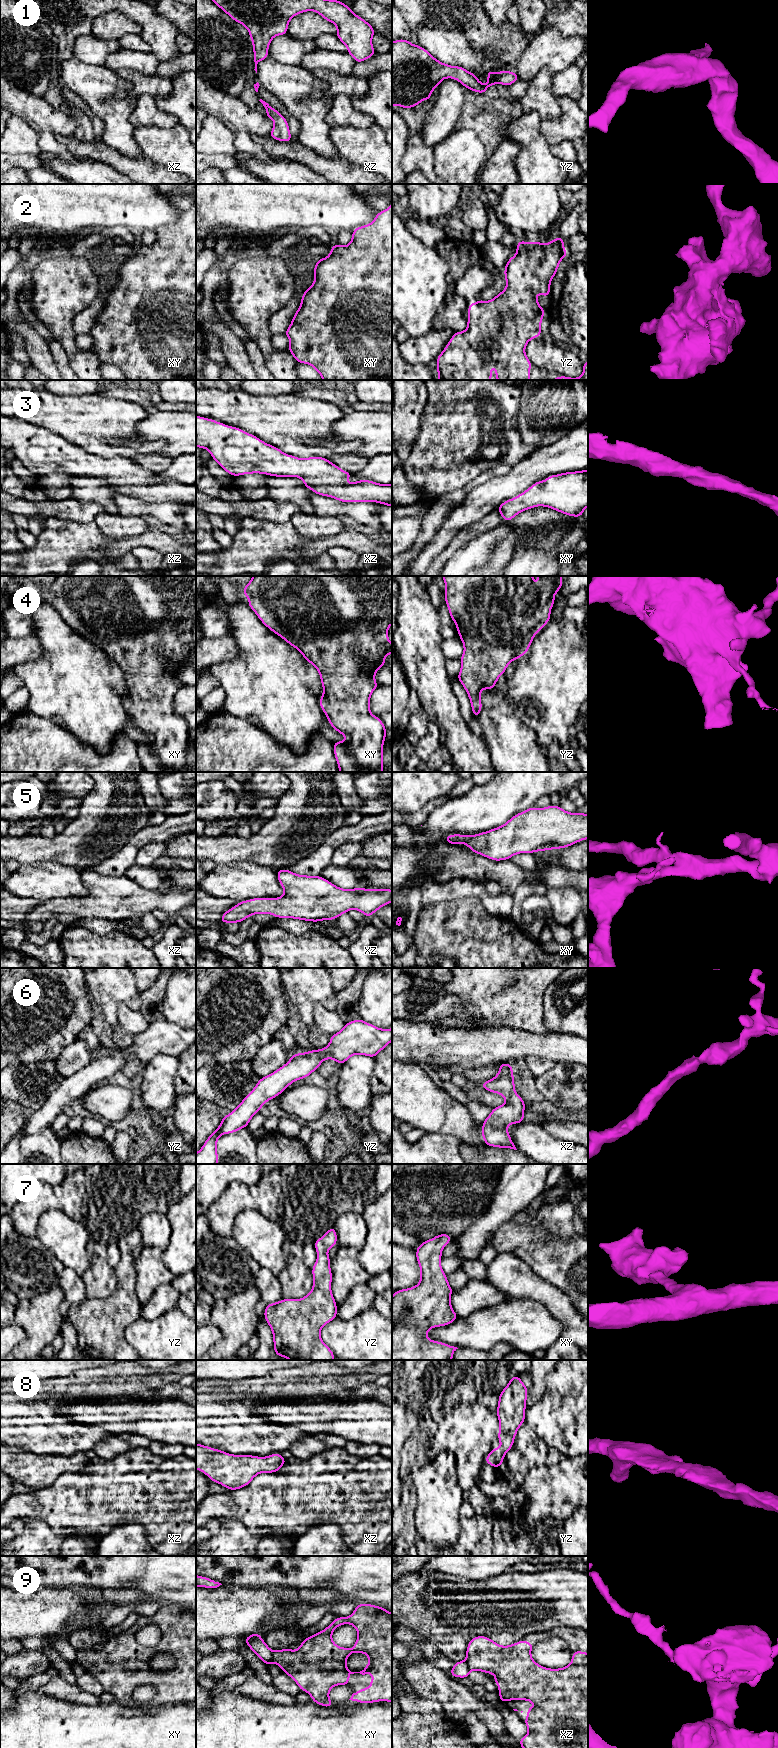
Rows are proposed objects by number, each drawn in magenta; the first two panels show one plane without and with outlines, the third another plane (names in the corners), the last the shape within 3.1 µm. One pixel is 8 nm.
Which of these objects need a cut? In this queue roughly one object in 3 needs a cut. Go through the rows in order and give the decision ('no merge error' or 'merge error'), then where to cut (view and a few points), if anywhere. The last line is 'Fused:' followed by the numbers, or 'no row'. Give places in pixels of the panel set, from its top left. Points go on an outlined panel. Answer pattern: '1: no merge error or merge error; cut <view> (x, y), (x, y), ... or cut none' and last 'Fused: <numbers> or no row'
1: no merge error; cut none
2: no merge error; cut none
3: no merge error; cut none
4: no merge error; cut none
5: no merge error; cut none
6: no merge error; cut none
7: no merge error; cut none
8: no merge error; cut none
9: merge error; cut xy (272, 1651), (272, 1659), (274, 1661)
Fused: 9

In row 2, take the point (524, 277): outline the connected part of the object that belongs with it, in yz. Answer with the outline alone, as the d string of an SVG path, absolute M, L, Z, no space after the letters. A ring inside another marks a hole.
M557 237L551 242L542 244L539 241L526 243L520 240L517 252L506 263L504 276L506 288L490 301L479 299L468 305L467 329L462 332L454 332L452 338L444 350L436 358L437 377L439 380L491 380L491 363L495 364L497 380L531 380L531 361L525 354L527 343L538 338L541 333L541 322L546 311L539 305L536 296L541 292L542 296L550 297L550 284L556 275L559 264L568 252L564 249L564 239ZM491 341L496 343L494 360L491 360Z

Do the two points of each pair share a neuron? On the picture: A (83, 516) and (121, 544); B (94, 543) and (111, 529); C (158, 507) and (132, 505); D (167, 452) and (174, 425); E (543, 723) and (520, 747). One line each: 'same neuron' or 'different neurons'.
A: different neurons
B: different neurons
C: same neuron
D: same neuron
E: different neurons

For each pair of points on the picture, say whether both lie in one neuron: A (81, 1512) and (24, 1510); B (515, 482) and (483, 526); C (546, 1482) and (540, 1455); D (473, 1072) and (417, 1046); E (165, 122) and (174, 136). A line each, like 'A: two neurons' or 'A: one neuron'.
A: one neuron
B: two neurons
C: two neurons
D: two neurons
E: two neurons

